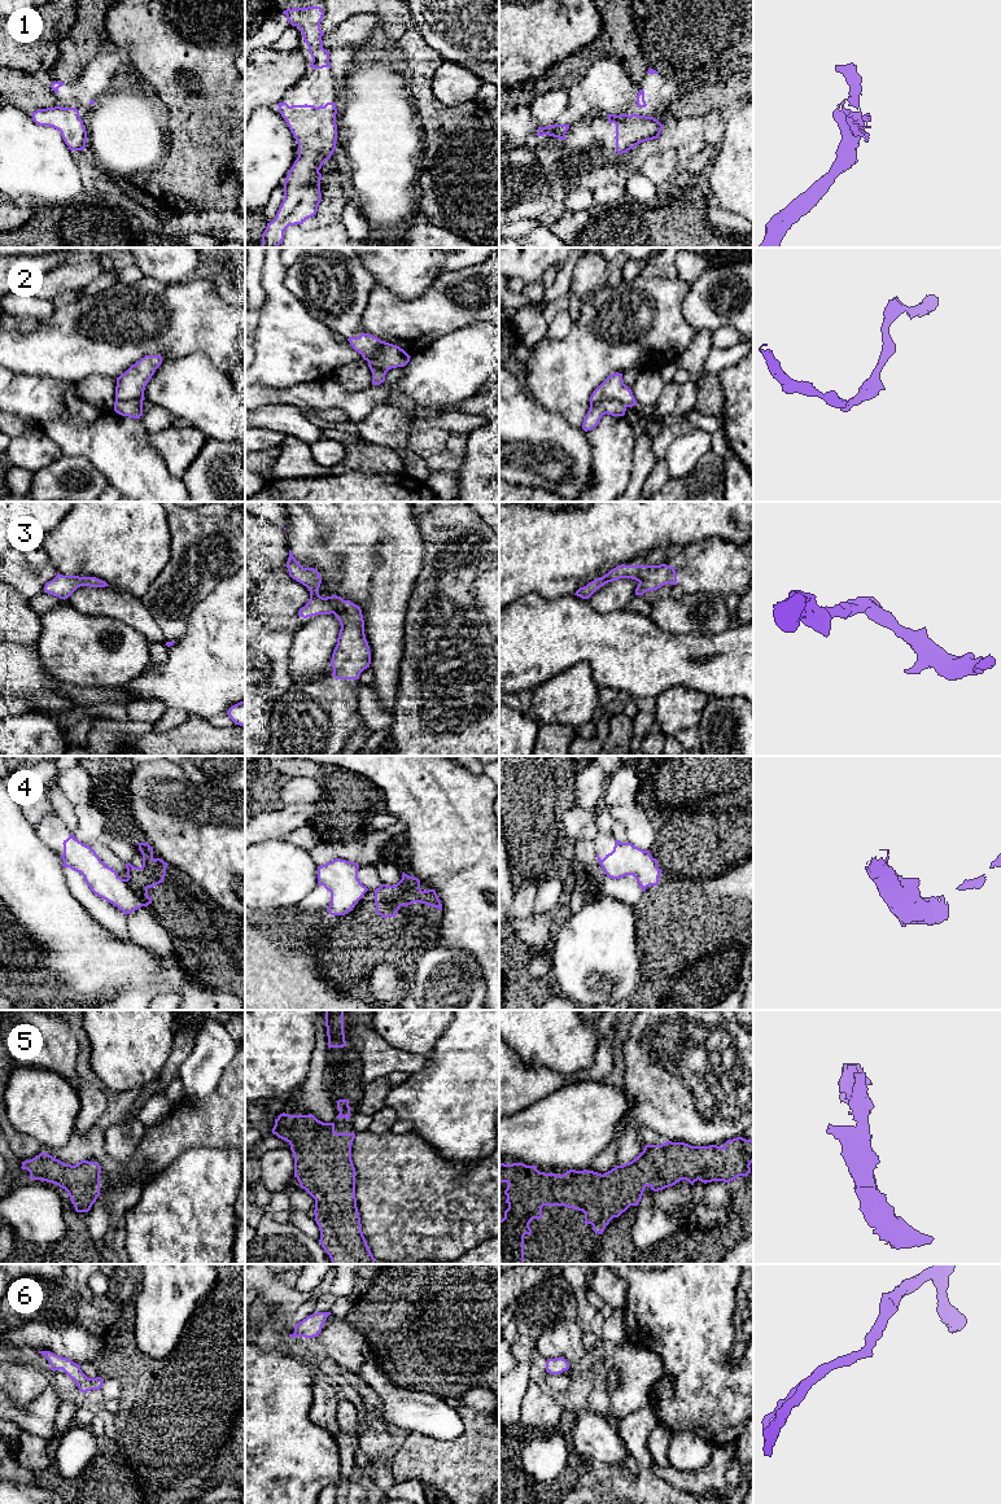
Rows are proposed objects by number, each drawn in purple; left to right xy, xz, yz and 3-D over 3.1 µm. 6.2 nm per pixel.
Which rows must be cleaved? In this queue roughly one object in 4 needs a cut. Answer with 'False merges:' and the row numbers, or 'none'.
False merges: 2

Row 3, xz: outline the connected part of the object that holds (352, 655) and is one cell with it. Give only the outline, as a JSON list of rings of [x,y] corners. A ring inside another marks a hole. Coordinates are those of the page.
[[[290,550],[287,568],[289,576],[310,591],[310,599],[300,608],[298,616],[307,618],[333,613],[340,621],[341,629],[331,659],[333,668],[331,676],[336,679],[359,679],[360,673],[371,664],[360,607],[337,595],[320,596],[318,593],[322,583],[320,573],[314,568],[303,568]]]

